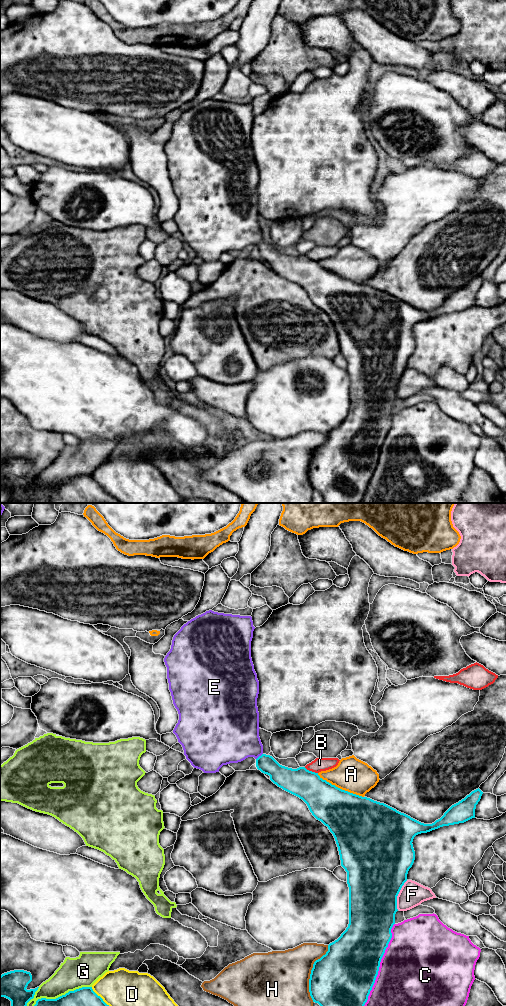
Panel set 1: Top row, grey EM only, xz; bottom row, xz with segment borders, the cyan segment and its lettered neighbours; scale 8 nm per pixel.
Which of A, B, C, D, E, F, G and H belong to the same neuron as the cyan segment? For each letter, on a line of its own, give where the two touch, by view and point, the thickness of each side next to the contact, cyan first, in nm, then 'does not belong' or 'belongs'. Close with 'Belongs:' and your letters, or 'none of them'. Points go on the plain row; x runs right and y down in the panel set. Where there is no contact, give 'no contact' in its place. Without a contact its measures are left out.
A: xz (339, 276) | 380/280 nm | does not belong
B: xz (311, 259) | 280/110 nm | does not belong
C: xz (378, 457) | 460/500 nm | does not belong
D: xz (105, 491) | 400/380 nm | does not belong
E: xz (259, 244) | 170/380 nm | belongs
F: xz (397, 383) | 480/200 nm | does not belong
G: xz (56, 486) | 400/260 nm | does not belong
H: xz (311, 461) | 500/440 nm | does not belong
Belongs: E

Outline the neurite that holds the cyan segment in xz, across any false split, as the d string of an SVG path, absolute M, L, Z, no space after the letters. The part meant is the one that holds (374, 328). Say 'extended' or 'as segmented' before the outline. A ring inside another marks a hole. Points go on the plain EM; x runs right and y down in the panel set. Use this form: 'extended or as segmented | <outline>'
extended | M209 98L188 109L174 123L171 137L164 146L169 178L179 202L173 221L182 233L186 247L194 256L204 261L216 261L223 253L254 245L258 258L269 263L270 268L278 275L302 287L312 303L333 322L341 354L347 360L349 412L341 424L328 433L326 442L314 450L309 467L309 480L313 490L322 495L324 503L360 503L375 471L381 447L392 426L391 417L395 412L395 402L398 399L397 384L407 369L408 359L415 348L412 332L414 325L475 306L476 293L483 280L479 276L472 279L464 287L452 293L440 307L432 312L424 312L384 291L342 278L305 255L288 256L280 253L272 244L264 242L259 225L257 195L259 169L251 146L254 117L251 104Z

